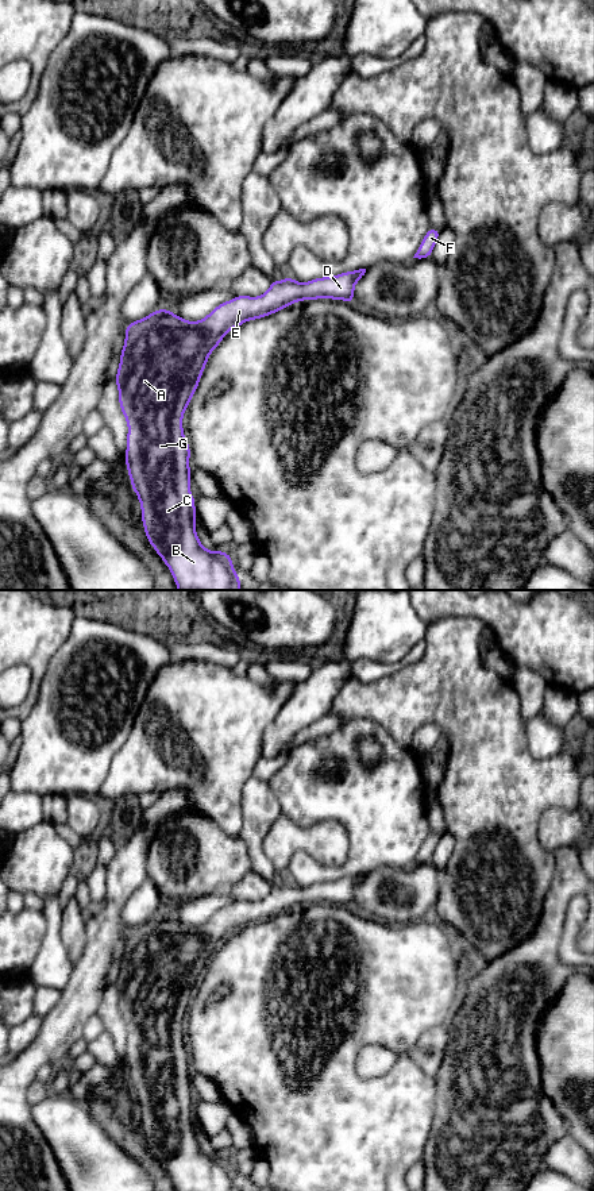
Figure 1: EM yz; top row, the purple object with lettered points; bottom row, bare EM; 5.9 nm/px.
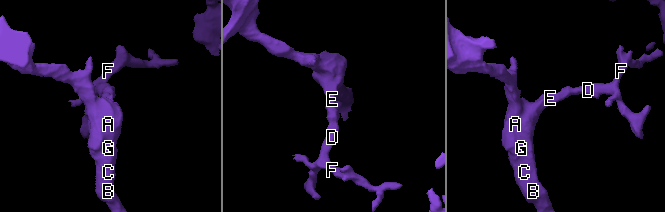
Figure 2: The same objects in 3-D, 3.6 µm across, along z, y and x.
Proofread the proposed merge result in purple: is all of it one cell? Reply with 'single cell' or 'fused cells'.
single cell

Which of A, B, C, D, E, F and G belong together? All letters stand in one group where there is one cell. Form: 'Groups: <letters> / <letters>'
Groups: A B C D E F G

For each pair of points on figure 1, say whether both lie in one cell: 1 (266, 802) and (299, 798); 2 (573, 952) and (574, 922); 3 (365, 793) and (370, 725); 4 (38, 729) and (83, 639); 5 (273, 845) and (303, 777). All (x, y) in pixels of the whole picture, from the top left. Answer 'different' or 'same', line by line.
1: different
2: same
3: same
4: same
5: different

